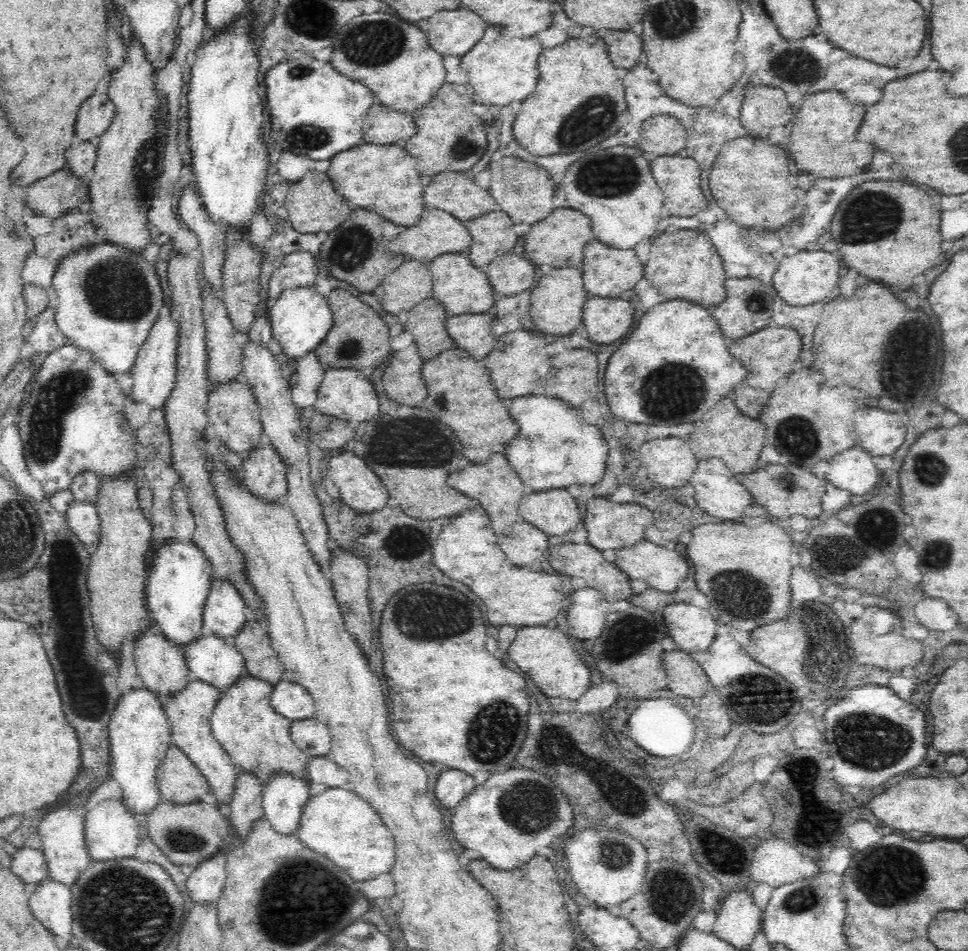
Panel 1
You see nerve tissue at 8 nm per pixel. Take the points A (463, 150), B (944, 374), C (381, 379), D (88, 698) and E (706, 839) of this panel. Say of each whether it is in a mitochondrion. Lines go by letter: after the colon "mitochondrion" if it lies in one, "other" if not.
A: mitochondrion
B: other
C: other
D: mitochondrion
E: other

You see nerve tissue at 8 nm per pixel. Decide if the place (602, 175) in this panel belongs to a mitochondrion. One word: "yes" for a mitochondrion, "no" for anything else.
yes

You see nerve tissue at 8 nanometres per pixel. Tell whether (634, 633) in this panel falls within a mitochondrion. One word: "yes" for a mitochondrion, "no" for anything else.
yes

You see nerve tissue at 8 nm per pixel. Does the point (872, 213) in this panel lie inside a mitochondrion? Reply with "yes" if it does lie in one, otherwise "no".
yes

